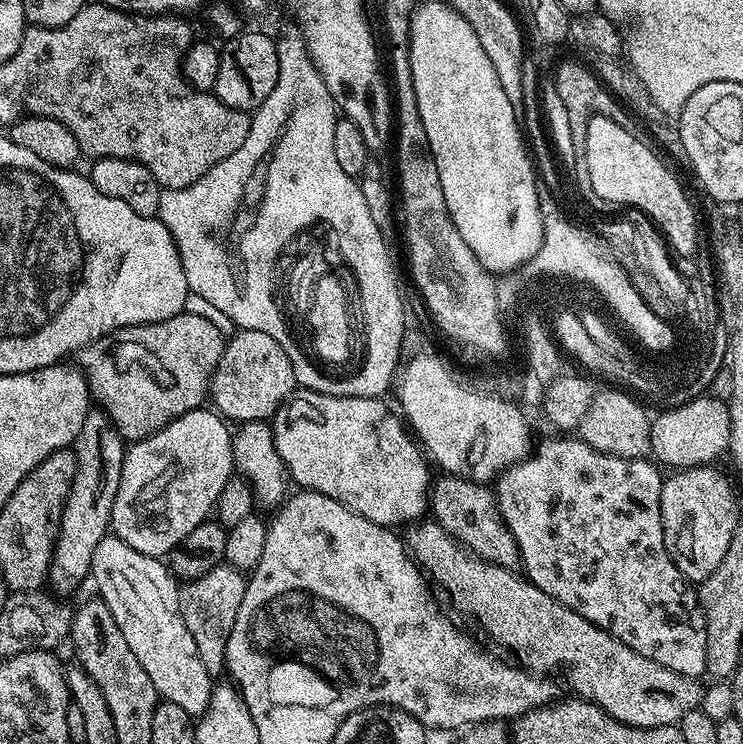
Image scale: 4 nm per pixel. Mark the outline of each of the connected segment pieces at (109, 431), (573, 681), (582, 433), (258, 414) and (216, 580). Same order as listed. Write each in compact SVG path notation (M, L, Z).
M89 411L82 430L75 433L76 474L60 519L60 533L56 536L56 549L52 552L50 584L60 594L72 592L85 579L89 579L91 559L98 542L109 535L112 511L122 480L126 441L116 425L103 411Z
M428 518L423 522L413 523L411 527L413 528L409 530L408 536L406 535L406 547L412 559L426 573L427 579L433 585L436 583L452 599L453 606L462 615L476 620L477 626L498 647L513 652L521 660L517 661L527 671L533 674L561 672L565 682L576 691L573 693L579 699L587 700L589 704L596 704L606 714L610 714L610 718L626 726L649 728L650 726L679 725L680 719L687 712L700 707L705 685L699 679L682 676L638 654L638 650L630 650L630 646L626 646L606 630L594 626L594 622L582 618L582 614L570 610L570 606L538 590L538 586L534 586L528 581L528 577L519 571L503 568L473 556L467 548L460 547L460 543L441 524L437 524L435 519Z
M619 387L616 388L608 388L605 392L597 391L593 395L578 429L579 439L585 440L591 448L602 454L610 454L618 458L634 458L635 460L651 457L652 420L650 415L648 416L647 410L639 404L641 401L635 395L629 394Z
M246 328L237 331L225 343L222 358L212 375L210 400L216 403L215 411L229 421L268 422L275 417L284 401L293 395L296 387L294 370L290 366L290 358L286 358L286 350L270 338L267 330Z
M221 566L202 574L198 578L187 581L179 589L182 618L193 635L194 645L206 670L213 678L225 671L224 651L230 638L230 630L234 626L234 618L238 618L238 606L242 606L242 598L248 589L245 573L239 568Z

